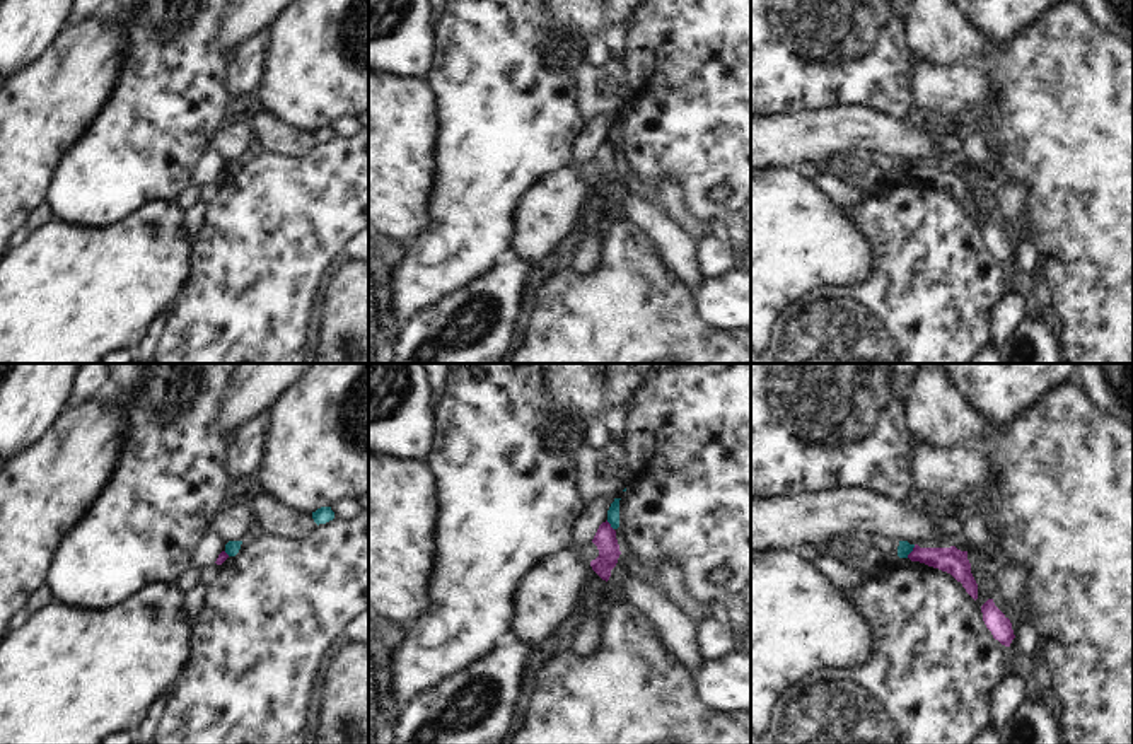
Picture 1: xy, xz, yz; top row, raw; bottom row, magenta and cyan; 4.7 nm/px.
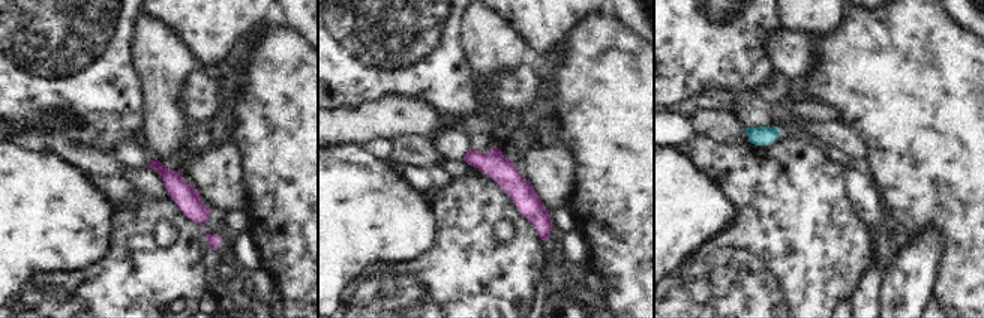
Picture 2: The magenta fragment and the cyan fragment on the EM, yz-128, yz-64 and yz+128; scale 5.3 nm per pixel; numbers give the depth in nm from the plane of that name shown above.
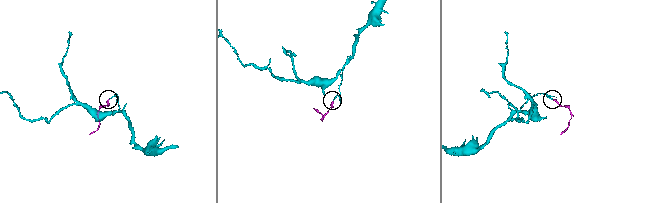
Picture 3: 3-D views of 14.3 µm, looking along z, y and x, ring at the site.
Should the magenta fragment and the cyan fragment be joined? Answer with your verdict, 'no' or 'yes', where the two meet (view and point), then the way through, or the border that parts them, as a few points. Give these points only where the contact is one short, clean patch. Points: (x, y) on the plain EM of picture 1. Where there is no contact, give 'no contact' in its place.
no; contact yz (912, 169); border yz (915, 162), (906, 174)

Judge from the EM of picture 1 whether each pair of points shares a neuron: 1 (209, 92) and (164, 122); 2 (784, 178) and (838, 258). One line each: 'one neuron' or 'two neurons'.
1: one neuron
2: one neuron

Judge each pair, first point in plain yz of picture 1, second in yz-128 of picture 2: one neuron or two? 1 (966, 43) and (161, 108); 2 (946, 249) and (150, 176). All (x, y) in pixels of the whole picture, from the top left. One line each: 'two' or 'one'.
1: one
2: two

